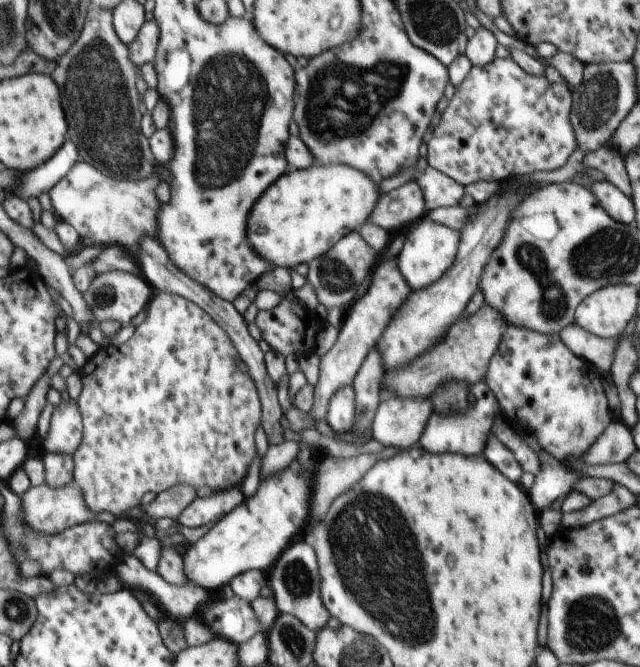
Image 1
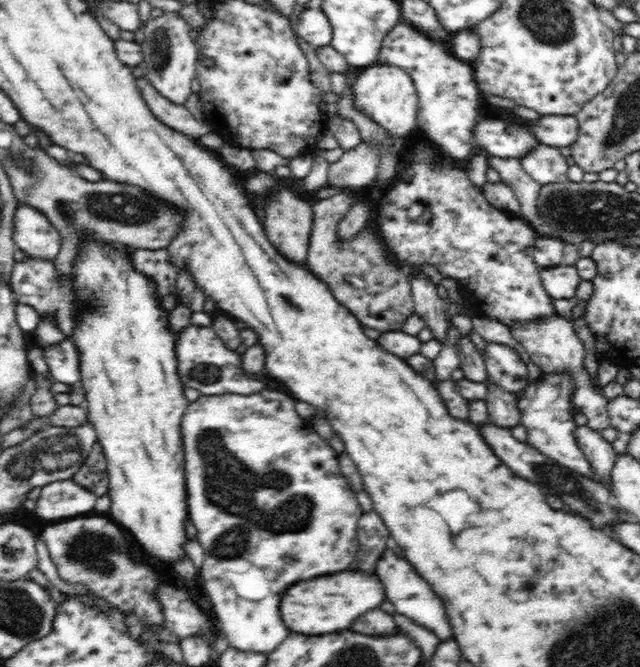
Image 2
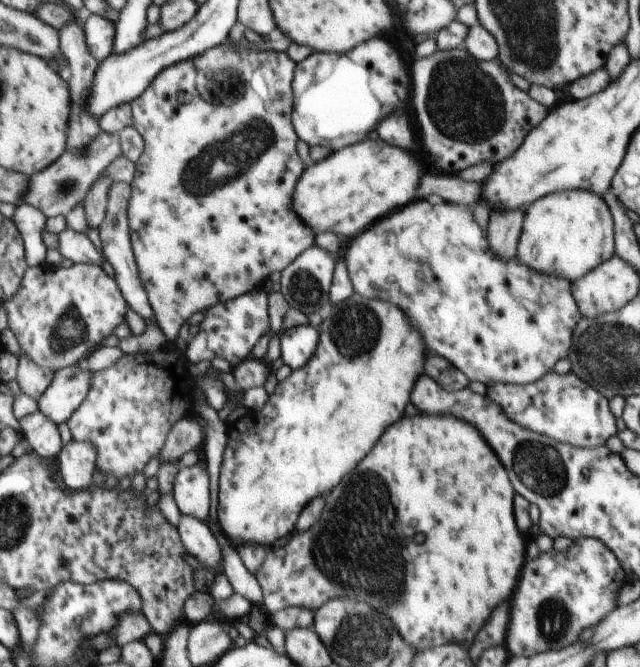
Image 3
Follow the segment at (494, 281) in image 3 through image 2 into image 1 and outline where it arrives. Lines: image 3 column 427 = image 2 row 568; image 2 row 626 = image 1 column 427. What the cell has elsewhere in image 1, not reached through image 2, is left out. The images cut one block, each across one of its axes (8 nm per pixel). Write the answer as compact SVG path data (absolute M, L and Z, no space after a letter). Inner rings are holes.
M428 216L413 224L413 227L408 231L405 244L396 256L397 267L413 290L420 290L440 280L454 264L461 238L457 230L435 223Z

